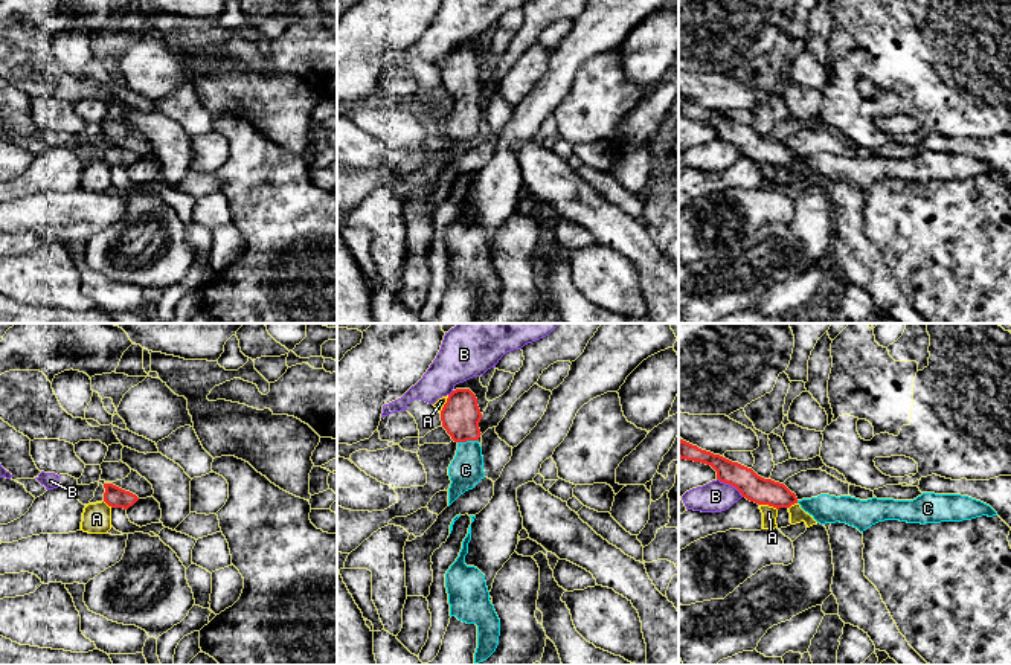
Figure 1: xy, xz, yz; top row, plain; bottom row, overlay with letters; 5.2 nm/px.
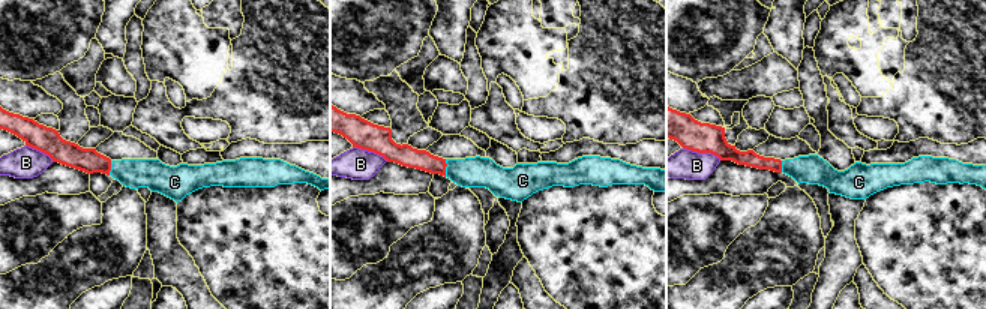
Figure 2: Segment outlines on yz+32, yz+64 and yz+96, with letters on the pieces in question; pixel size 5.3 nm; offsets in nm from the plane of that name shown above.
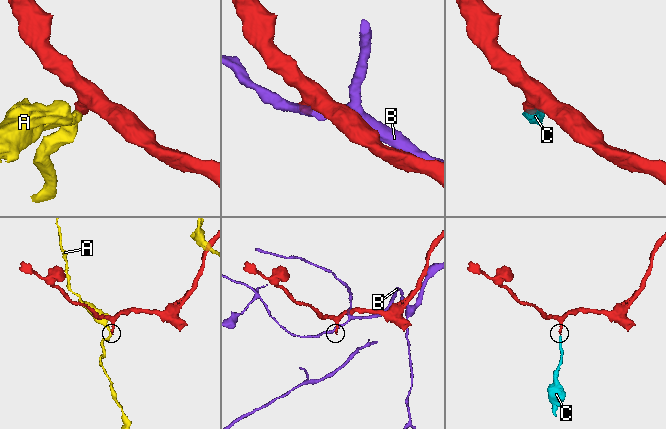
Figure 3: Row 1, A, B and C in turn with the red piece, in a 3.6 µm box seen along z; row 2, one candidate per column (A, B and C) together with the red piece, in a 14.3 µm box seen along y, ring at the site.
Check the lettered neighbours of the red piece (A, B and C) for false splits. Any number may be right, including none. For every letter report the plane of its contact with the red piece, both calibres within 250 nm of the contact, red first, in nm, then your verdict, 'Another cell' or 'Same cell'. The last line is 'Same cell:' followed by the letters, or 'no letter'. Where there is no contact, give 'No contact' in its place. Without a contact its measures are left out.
A: Touches red in yz. Thickness 140 nm (red) against 80 nm. Another cell
B: Touches red in yz. Thickness 140 nm (red) against 160 nm. Another cell
C: Touches red in xz. Thickness 200 nm (red) against 180 nm. Same cell
Same cell: C

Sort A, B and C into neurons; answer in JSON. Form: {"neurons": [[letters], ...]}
{"neurons": [["A"], ["B"], ["C"]]}

